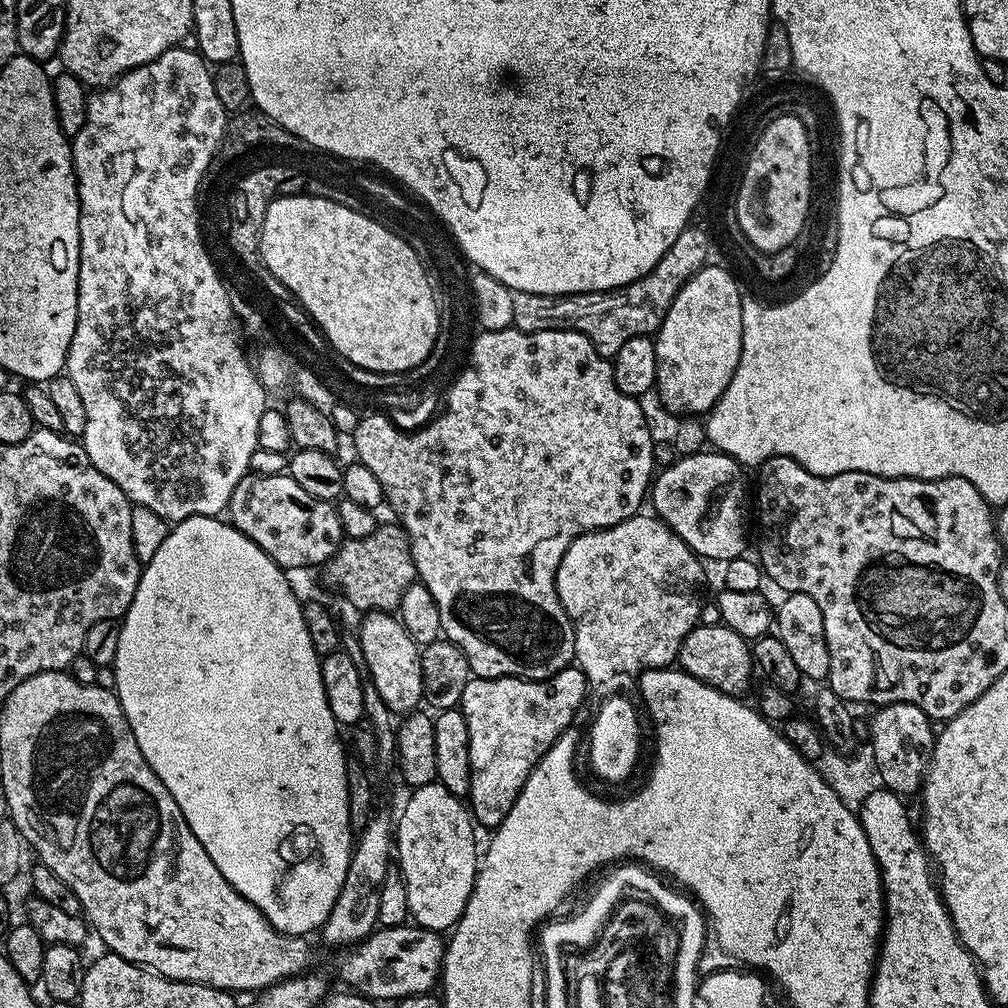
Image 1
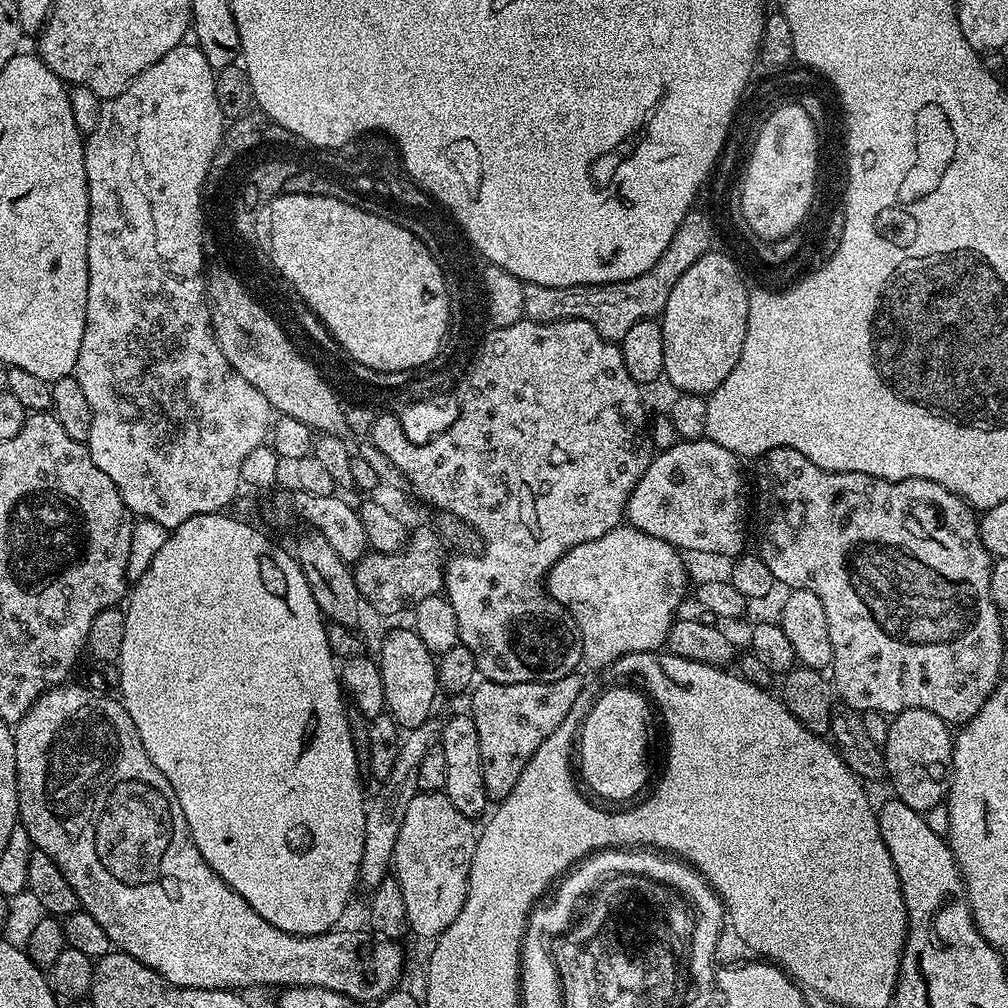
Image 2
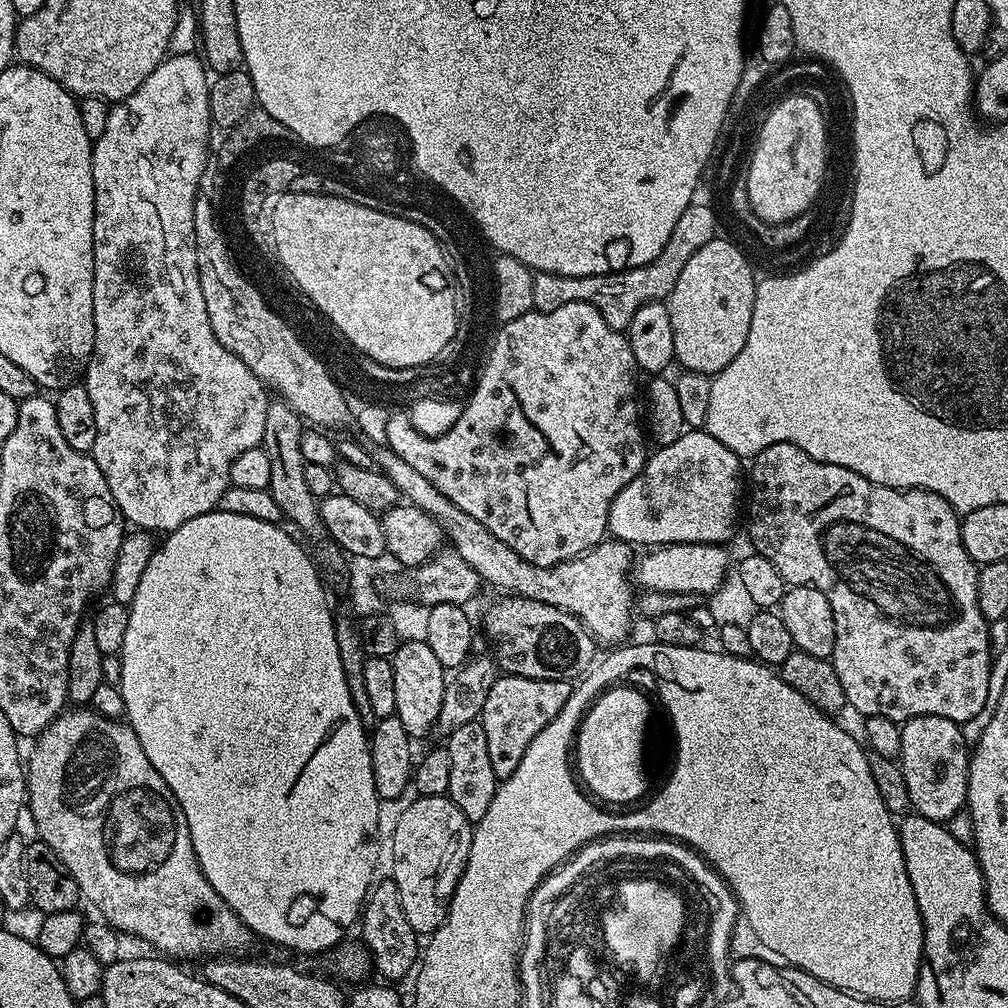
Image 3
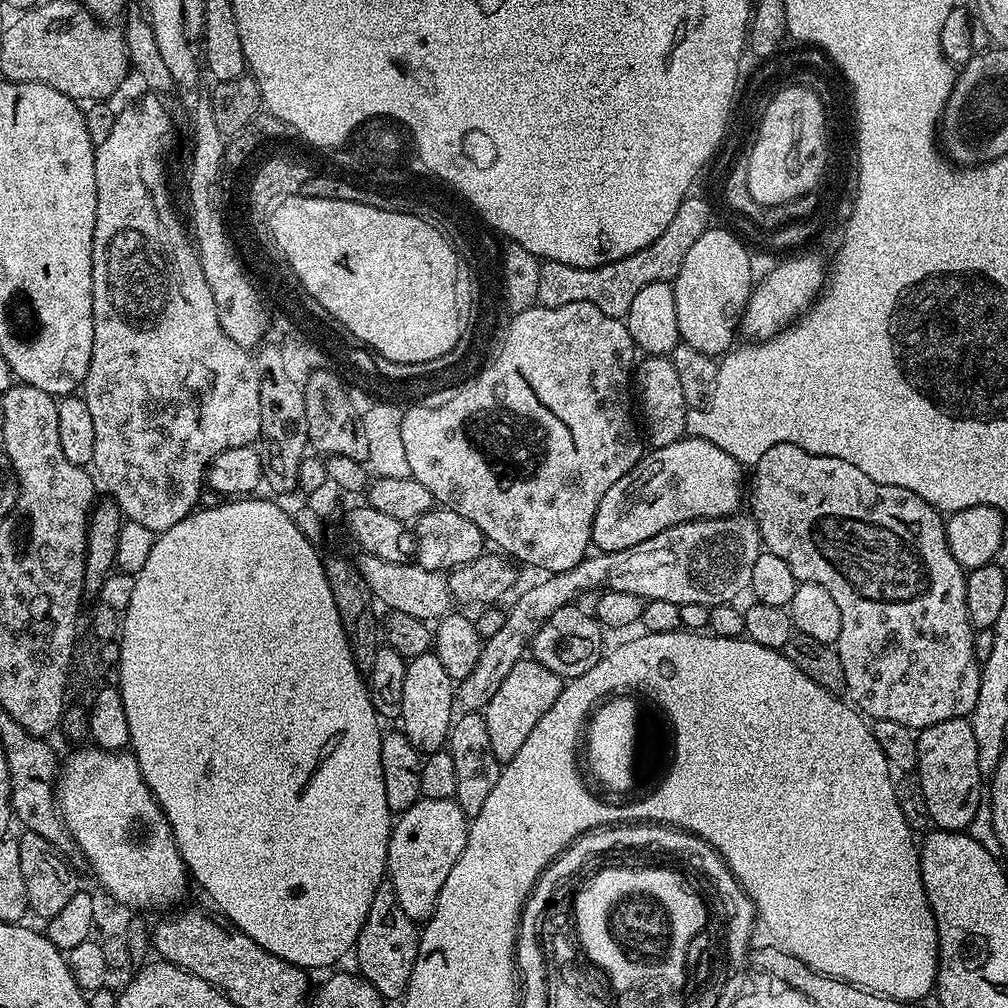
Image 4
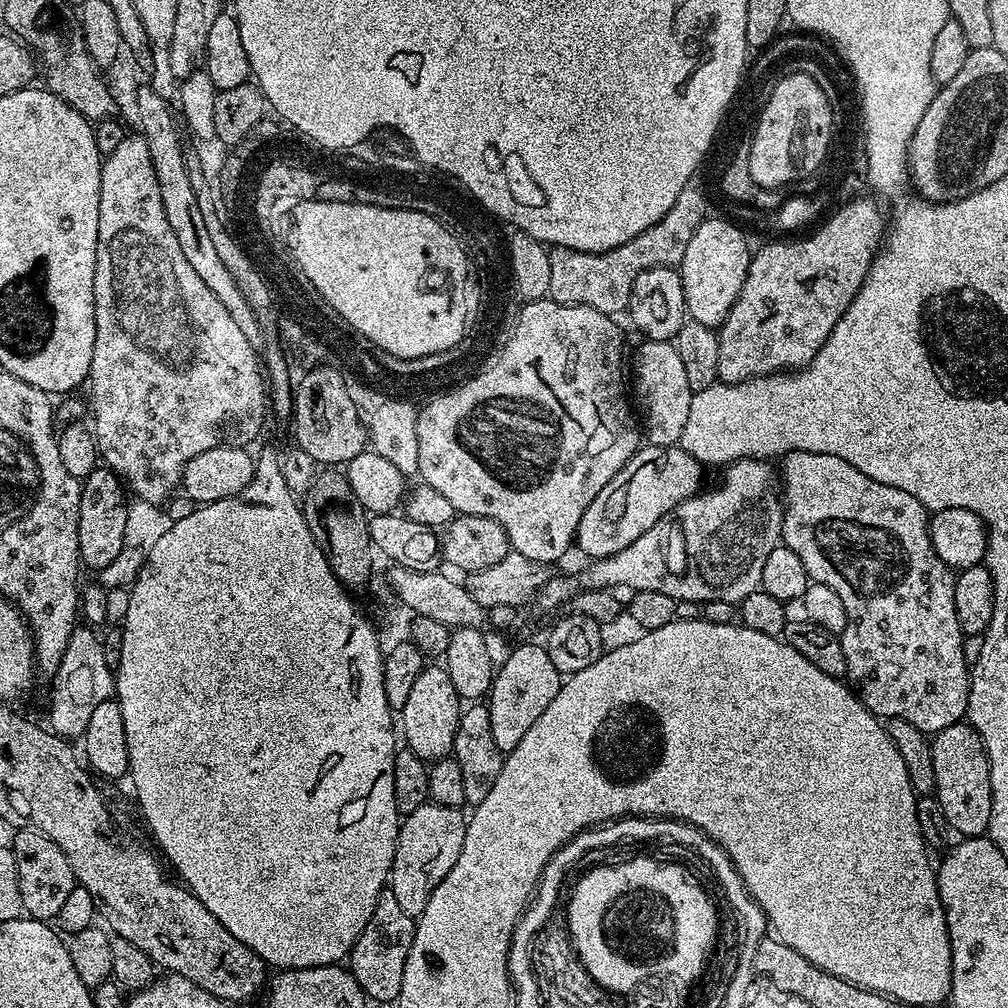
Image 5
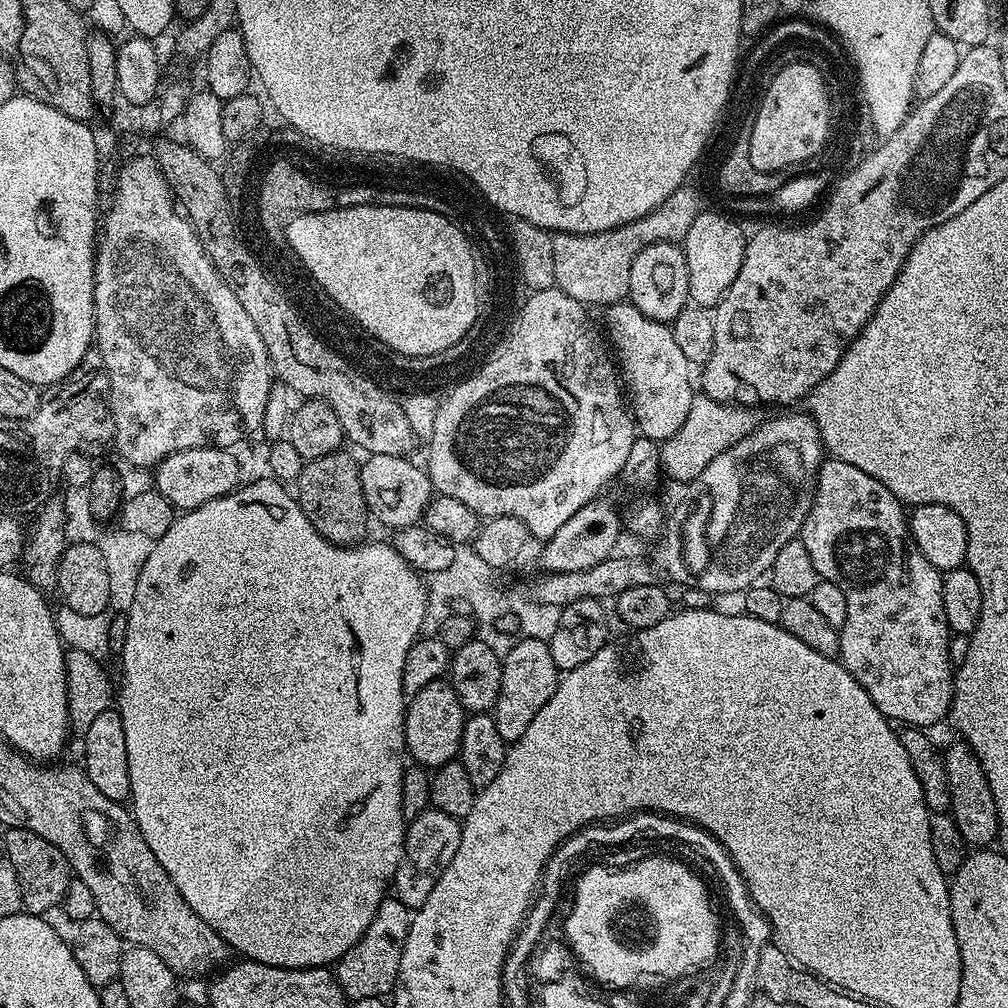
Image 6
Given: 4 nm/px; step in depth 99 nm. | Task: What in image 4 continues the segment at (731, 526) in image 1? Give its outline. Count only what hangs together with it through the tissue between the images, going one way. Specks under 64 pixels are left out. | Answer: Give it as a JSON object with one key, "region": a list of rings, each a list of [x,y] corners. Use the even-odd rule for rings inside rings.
{"region":[[[688,436],[670,446],[645,451],[639,462],[606,490],[598,502],[592,544],[600,552],[617,552],[691,520],[734,516],[741,511],[743,496],[745,499],[746,472],[742,465],[714,442]]]}

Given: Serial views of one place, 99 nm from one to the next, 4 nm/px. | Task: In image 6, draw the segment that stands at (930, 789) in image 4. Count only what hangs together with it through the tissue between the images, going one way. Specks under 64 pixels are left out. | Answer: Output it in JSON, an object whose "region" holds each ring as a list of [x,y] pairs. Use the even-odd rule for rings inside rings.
{"region":[[[963,742],[950,745],[943,753],[943,757],[951,800],[950,815],[958,826],[965,845],[976,850],[984,850],[995,845],[992,843],[995,842],[996,835],[1001,835],[1002,832],[1000,815],[996,809],[994,794],[990,790],[990,782],[982,770],[982,762],[978,762],[971,748]]]}

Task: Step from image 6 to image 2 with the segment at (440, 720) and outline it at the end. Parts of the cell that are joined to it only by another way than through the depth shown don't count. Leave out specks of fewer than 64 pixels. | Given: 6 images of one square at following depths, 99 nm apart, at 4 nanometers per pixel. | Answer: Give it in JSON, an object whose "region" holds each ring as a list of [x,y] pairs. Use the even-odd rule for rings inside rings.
{"region":[[[411,627],[396,628],[381,642],[378,663],[384,686],[384,707],[401,729],[422,726],[422,722],[433,715],[432,707],[438,697],[436,661],[434,653],[426,650],[426,642],[422,642]]]}

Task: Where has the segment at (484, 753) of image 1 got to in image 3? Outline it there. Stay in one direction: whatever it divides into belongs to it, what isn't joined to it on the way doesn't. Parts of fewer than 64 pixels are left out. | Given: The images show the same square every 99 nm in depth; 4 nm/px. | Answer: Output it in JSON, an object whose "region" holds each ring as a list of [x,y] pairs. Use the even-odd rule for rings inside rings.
{"region":[[[507,674],[497,675],[494,686],[490,686],[490,694],[486,697],[486,706],[482,706],[479,718],[482,730],[486,730],[486,742],[490,749],[490,762],[494,766],[497,781],[503,782],[506,778],[510,778],[510,774],[514,774],[514,770],[518,770],[518,762],[522,762],[522,754],[526,754],[526,746],[530,746],[530,742],[534,742],[534,738],[538,738],[538,734],[542,730],[546,730],[546,726],[550,726],[550,722],[554,722],[554,718],[558,718],[558,710],[562,710],[562,706],[566,706],[566,698],[570,698],[573,687],[573,681],[570,680],[543,680],[542,678],[522,678],[521,676],[509,676]]]}

